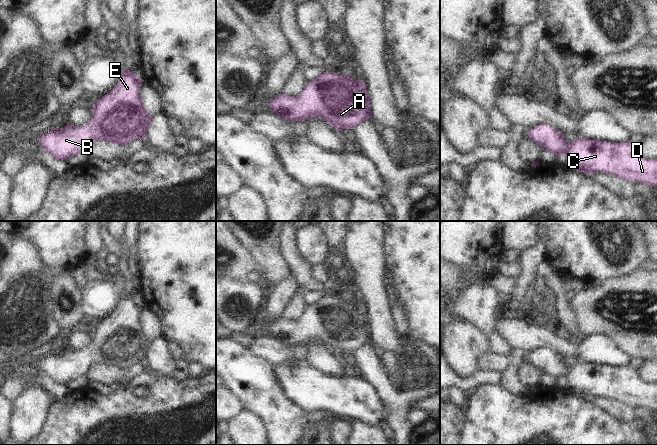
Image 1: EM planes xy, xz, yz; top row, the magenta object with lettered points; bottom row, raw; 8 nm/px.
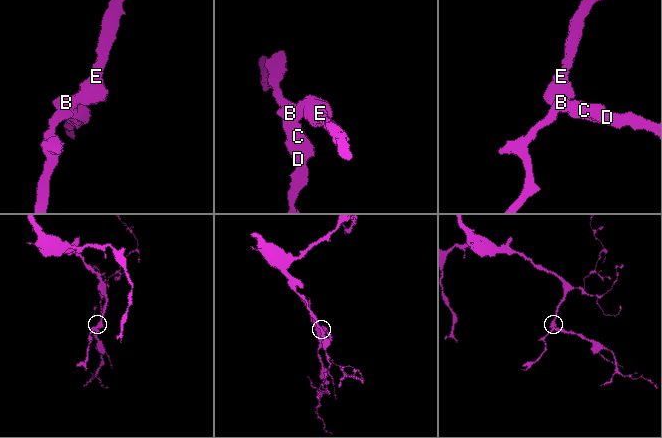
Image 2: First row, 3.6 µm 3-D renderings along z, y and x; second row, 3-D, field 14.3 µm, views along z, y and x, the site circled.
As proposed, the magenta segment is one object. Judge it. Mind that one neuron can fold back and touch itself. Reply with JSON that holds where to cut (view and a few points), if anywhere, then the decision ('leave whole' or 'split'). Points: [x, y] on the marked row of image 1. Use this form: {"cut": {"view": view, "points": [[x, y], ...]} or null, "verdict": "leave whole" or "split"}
{"cut": null, "verdict": "leave whole"}

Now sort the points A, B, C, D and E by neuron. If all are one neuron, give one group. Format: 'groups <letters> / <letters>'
groups A B C D E

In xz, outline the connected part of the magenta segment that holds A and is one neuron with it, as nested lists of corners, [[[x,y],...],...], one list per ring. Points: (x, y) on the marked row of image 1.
[[[322,72],[317,79],[307,83],[299,97],[279,95],[269,103],[272,113],[290,122],[307,121],[319,117],[337,132],[340,129],[354,129],[356,125],[373,117],[371,99],[364,81],[334,72]]]

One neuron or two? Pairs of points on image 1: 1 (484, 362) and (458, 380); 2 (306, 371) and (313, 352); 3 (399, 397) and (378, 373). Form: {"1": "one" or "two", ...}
{"1": "two", "2": "two", "3": "one"}

